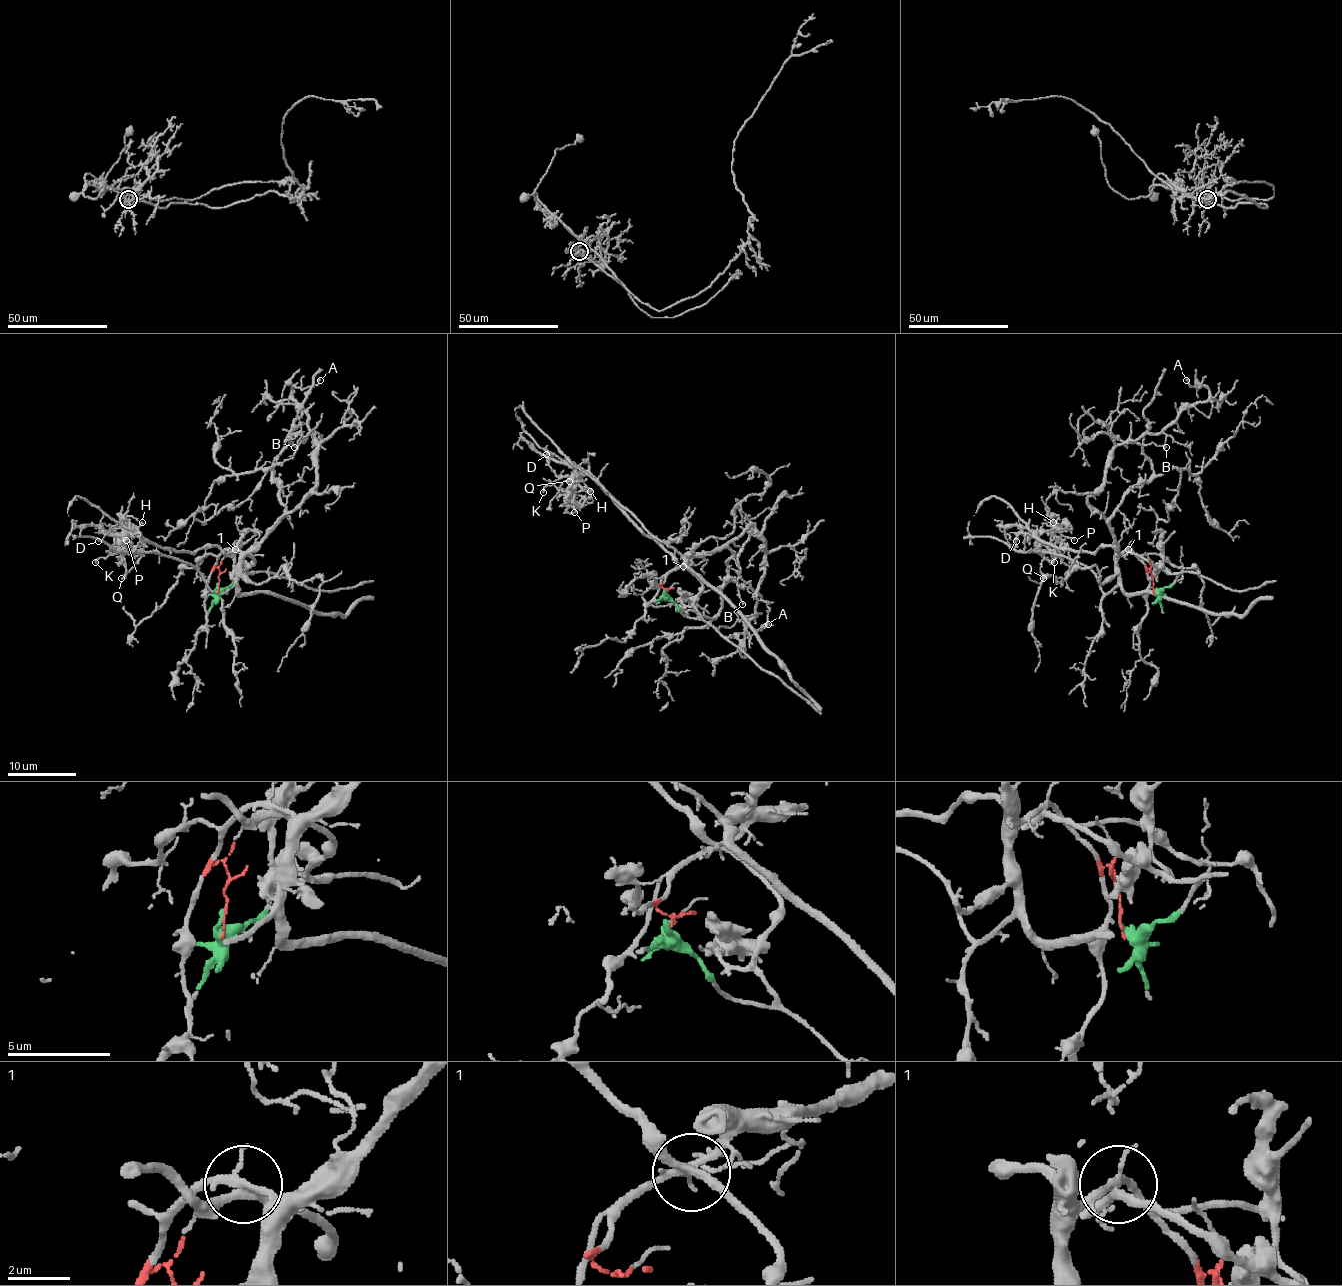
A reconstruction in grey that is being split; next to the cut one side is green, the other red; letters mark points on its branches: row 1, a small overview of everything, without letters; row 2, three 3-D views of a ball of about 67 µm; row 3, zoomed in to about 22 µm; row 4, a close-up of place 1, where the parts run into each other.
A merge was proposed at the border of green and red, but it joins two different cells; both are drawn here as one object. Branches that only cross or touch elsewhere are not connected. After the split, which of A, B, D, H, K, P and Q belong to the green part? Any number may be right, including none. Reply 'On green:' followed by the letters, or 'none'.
On green: D, H, K, P, Q

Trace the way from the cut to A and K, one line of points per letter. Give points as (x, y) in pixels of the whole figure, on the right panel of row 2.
A: (1153, 587), (1151, 570), (1119, 551), (1088, 498), (1115, 446), (1162, 433), (1204, 402), (1208, 390), (1186, 380)
K: (1153, 587), (1170, 585), (1180, 573), (1160, 570), (1112, 546), (1074, 552), (1037, 537), (1038, 552), (1054, 563)

